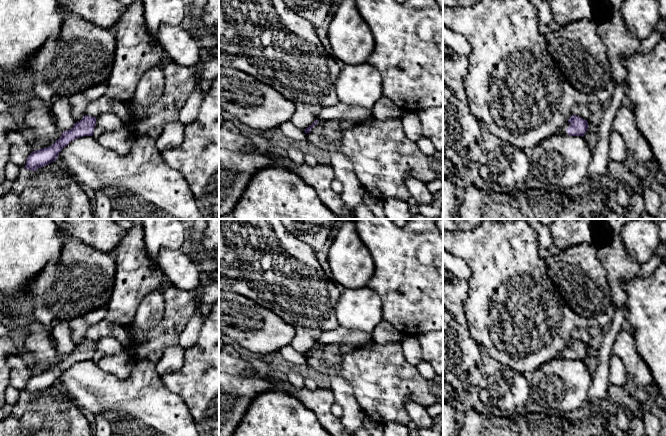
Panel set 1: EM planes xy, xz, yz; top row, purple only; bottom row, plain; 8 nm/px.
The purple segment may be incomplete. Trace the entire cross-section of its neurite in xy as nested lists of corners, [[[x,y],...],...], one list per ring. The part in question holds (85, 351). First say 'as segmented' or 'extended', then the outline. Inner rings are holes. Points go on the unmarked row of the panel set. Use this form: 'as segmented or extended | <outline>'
as segmented | [[[85,339],[80,345],[76,346],[71,353],[62,356],[61,361],[56,364],[53,369],[30,377],[27,381],[24,392],[36,395],[38,392],[44,391],[51,386],[56,385],[61,374],[71,365],[83,360],[93,359],[96,343],[96,341]]]

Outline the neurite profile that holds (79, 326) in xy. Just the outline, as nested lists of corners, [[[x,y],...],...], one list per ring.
[[[105,305],[69,321],[72,339],[76,346],[82,344],[86,339],[85,333],[91,326],[101,322],[106,317],[107,311],[108,307]]]

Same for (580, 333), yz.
[[[585,327],[575,328],[571,332],[571,337],[572,339],[576,339],[576,340],[583,342],[587,346],[590,345],[591,340],[592,340],[592,336],[586,331]]]

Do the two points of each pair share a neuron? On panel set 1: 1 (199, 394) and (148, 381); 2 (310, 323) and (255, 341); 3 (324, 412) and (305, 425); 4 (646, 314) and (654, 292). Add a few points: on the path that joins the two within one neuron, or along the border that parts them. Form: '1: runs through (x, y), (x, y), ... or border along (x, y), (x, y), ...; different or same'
1: border along (159, 375), (162, 384), (182, 399); different
2: border along (276, 314), (295, 329), (295, 336), (290, 343); different
3: border along (300, 400), (322, 425); different
4: runs through (651, 309), (654, 306), (654, 297); same

